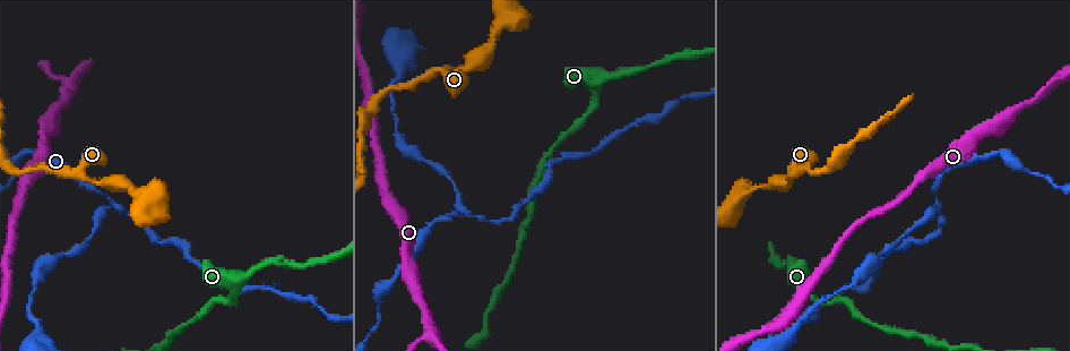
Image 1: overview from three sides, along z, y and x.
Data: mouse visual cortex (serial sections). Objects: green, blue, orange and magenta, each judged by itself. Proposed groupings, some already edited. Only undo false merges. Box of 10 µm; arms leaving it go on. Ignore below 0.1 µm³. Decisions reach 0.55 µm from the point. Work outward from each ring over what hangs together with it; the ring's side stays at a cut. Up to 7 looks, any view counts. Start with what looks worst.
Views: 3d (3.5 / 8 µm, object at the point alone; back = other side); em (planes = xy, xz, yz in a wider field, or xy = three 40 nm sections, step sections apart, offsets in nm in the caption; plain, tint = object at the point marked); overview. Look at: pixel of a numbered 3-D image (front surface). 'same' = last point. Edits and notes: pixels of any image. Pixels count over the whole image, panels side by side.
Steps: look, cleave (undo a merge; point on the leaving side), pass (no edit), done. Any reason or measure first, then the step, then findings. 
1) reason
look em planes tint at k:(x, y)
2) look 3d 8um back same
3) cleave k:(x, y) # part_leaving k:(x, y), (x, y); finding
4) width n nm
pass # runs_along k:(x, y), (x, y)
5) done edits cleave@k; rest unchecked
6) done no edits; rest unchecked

three arms meet
look 3d 3.5um back at 1:(474, 215)

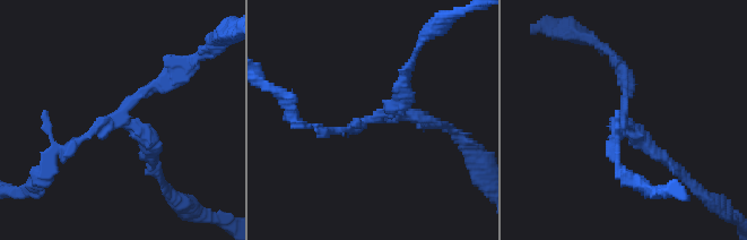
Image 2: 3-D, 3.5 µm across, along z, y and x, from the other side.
arms 3; arm_widths 150, 200, 250 nm
look em planes tint at 2:(372, 119)

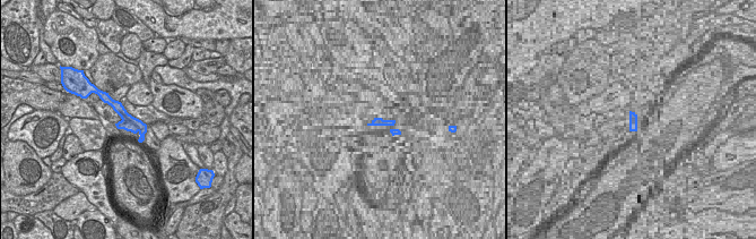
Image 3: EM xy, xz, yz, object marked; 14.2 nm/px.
cleave 2:(649, 143) # border 3:(122, 119), (131, 121), (139, 130); two cells meet here

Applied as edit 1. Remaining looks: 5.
calibre changes
look 3d 3.5um at 1:(791, 265)

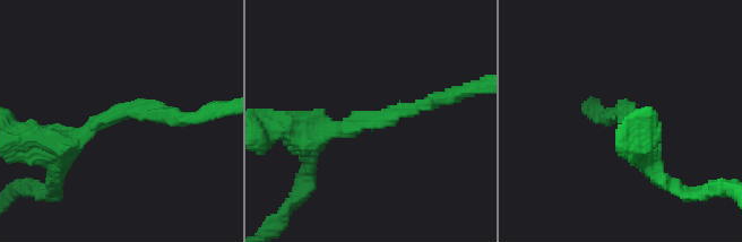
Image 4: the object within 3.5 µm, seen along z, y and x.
arm_widths 150, 300 nm; now the EM
look em xy step 2 tint at 4:(623, 118)

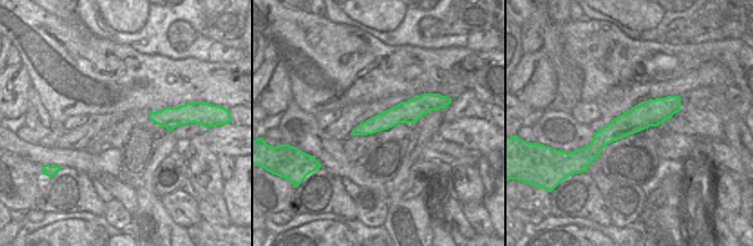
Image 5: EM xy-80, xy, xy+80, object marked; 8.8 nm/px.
width 180 nm
pass # runs_along 4:(45, 143), (131, 107), (177, 118); one cell here

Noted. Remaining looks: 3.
side arm on a straight run
look 3d 8um at 1:(1054, 81)

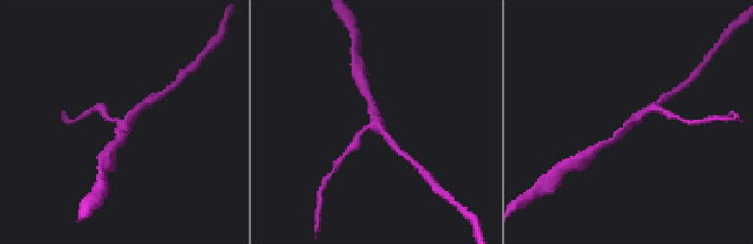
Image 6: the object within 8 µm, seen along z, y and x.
arms 3; arm_widths 150, 200, 200 nm
look em xy step 1 tint same

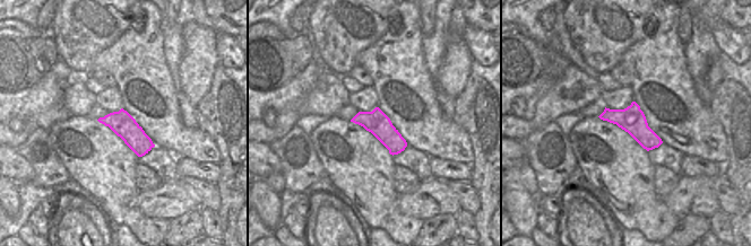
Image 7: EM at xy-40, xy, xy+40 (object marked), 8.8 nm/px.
pass # runs_along 6:(607, 142), (620, 137), (649, 106); one cell here

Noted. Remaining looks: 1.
done edits cleave@2; rest unchecked

